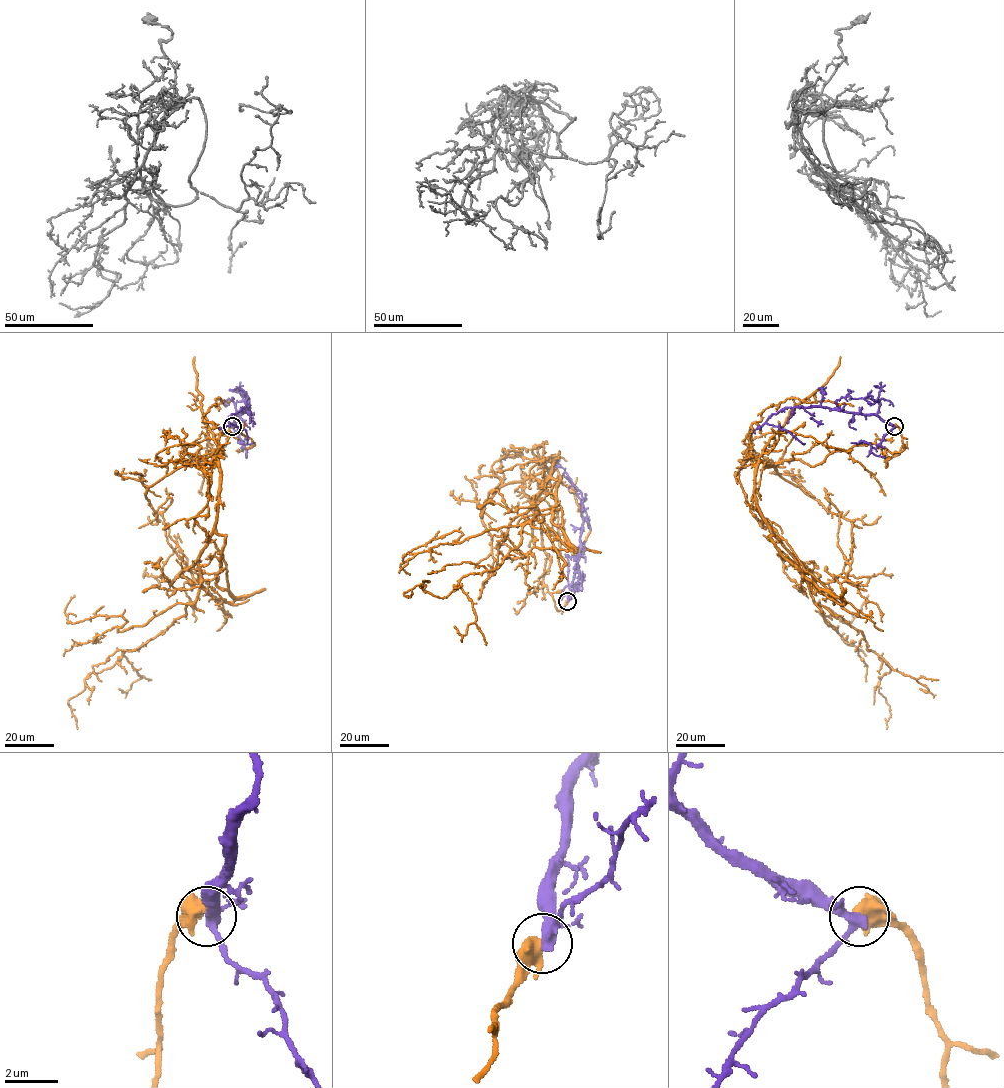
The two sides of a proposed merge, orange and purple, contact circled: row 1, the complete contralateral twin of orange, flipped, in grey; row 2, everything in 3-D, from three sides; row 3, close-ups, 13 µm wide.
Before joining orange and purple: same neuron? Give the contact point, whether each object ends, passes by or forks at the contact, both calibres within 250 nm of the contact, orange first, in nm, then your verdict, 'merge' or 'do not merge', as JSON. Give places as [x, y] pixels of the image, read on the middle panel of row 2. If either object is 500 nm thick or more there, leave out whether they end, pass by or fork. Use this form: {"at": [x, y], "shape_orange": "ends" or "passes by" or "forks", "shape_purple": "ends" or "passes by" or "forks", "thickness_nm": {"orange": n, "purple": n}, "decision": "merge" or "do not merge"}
{"at": [567, 601], "thickness_nm": {"orange": 700, "purple": 280}, "decision": "do not merge"}

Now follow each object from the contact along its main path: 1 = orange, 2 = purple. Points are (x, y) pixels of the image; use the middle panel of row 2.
1: (567, 600), (558, 610), (542, 581), (522, 489), (555, 461), (497, 568), (446, 597), (413, 593)
2: (567, 600), (577, 564), (583, 521), (581, 501), (565, 472), (581, 492), (582, 508), (588, 508)

